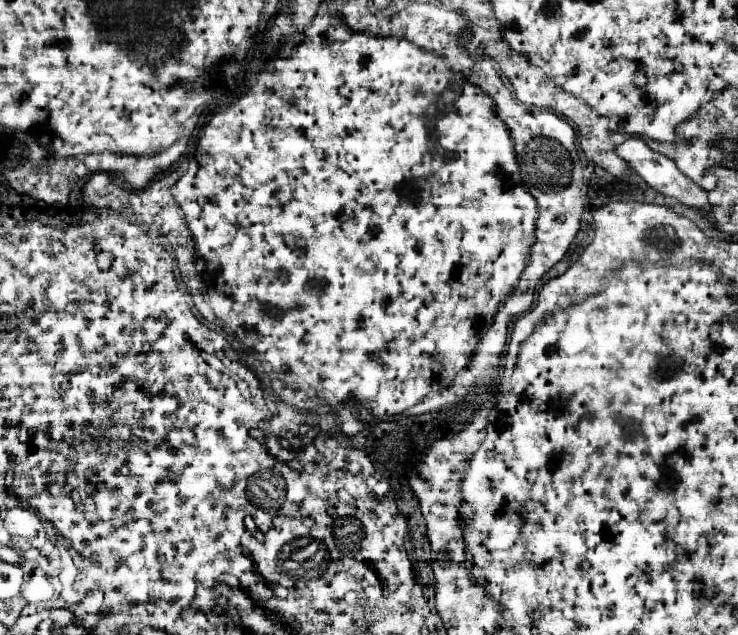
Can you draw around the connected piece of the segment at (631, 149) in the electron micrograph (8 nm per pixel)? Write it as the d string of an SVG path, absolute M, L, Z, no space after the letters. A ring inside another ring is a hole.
M629 138L625 140L623 144L619 144L617 148L617 156L621 156L653 190L665 194L665 196L671 196L671 198L677 198L681 204L685 206L691 206L691 208L701 208L701 210L707 210L709 208L709 200L707 200L707 192L703 188L699 188L695 182L691 182L687 176L683 176L675 162L663 154L657 154L653 152L641 138Z

